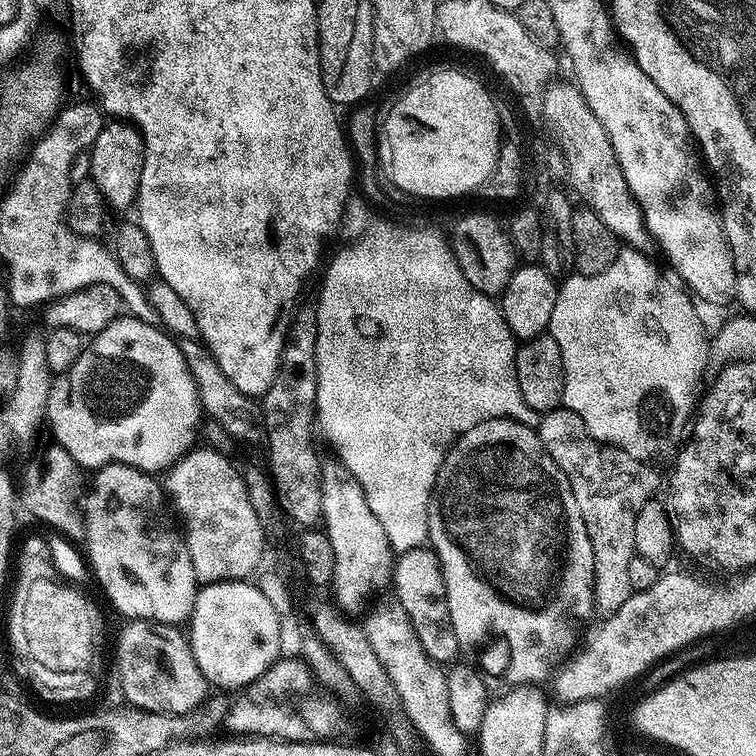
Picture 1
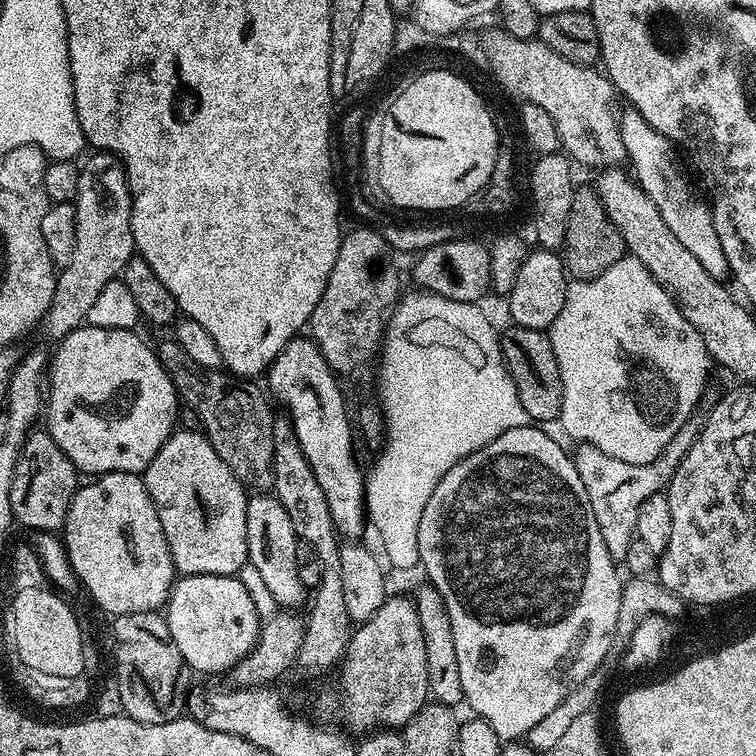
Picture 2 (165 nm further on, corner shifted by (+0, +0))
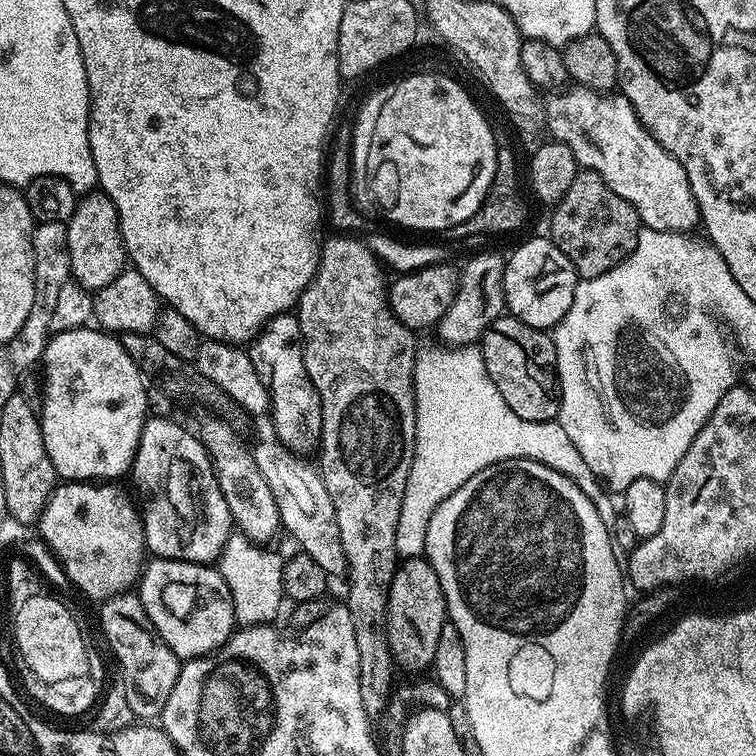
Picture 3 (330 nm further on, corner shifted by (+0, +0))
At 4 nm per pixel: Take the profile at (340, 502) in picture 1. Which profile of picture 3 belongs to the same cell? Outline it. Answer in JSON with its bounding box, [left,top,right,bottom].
[247,314,322,454]

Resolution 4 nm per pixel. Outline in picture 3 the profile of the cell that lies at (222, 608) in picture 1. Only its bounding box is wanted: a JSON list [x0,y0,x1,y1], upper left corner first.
[138,559,237,661]

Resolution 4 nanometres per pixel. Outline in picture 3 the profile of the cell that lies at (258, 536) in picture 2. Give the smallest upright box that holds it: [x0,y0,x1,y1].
[198,418,282,545]

